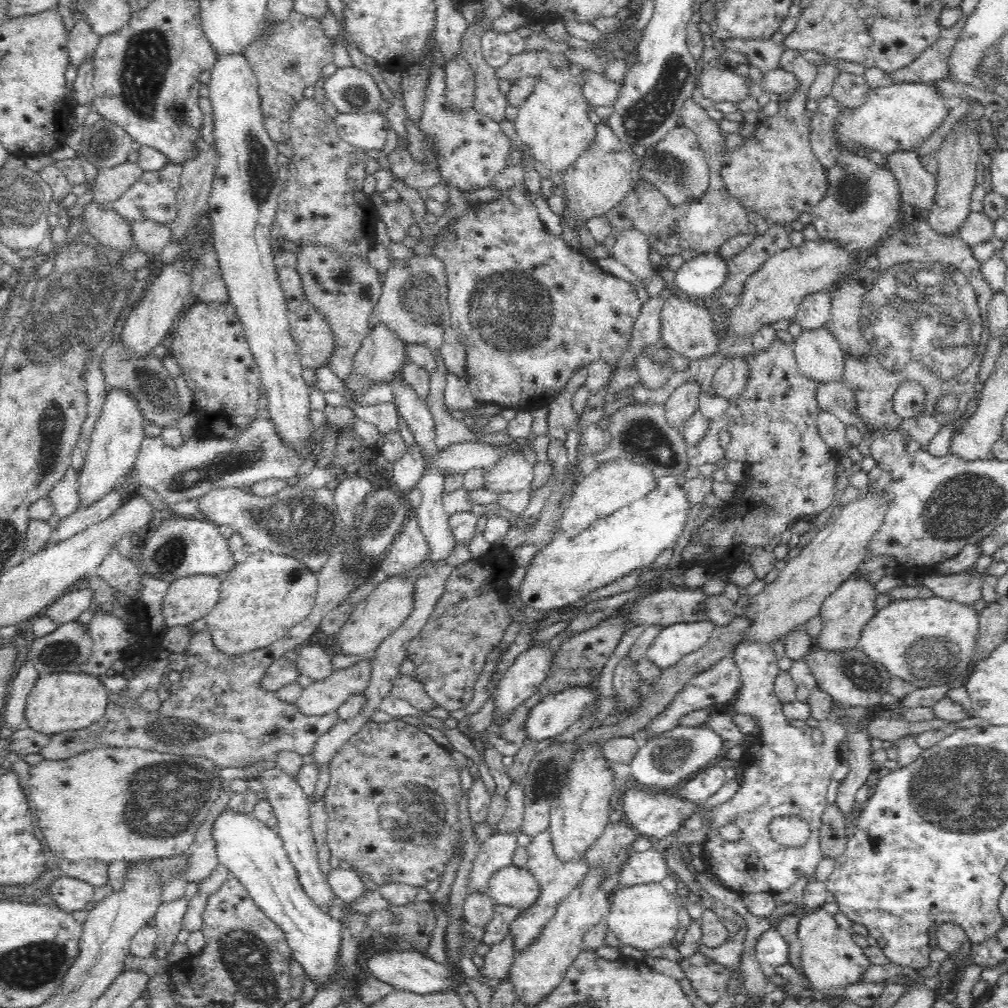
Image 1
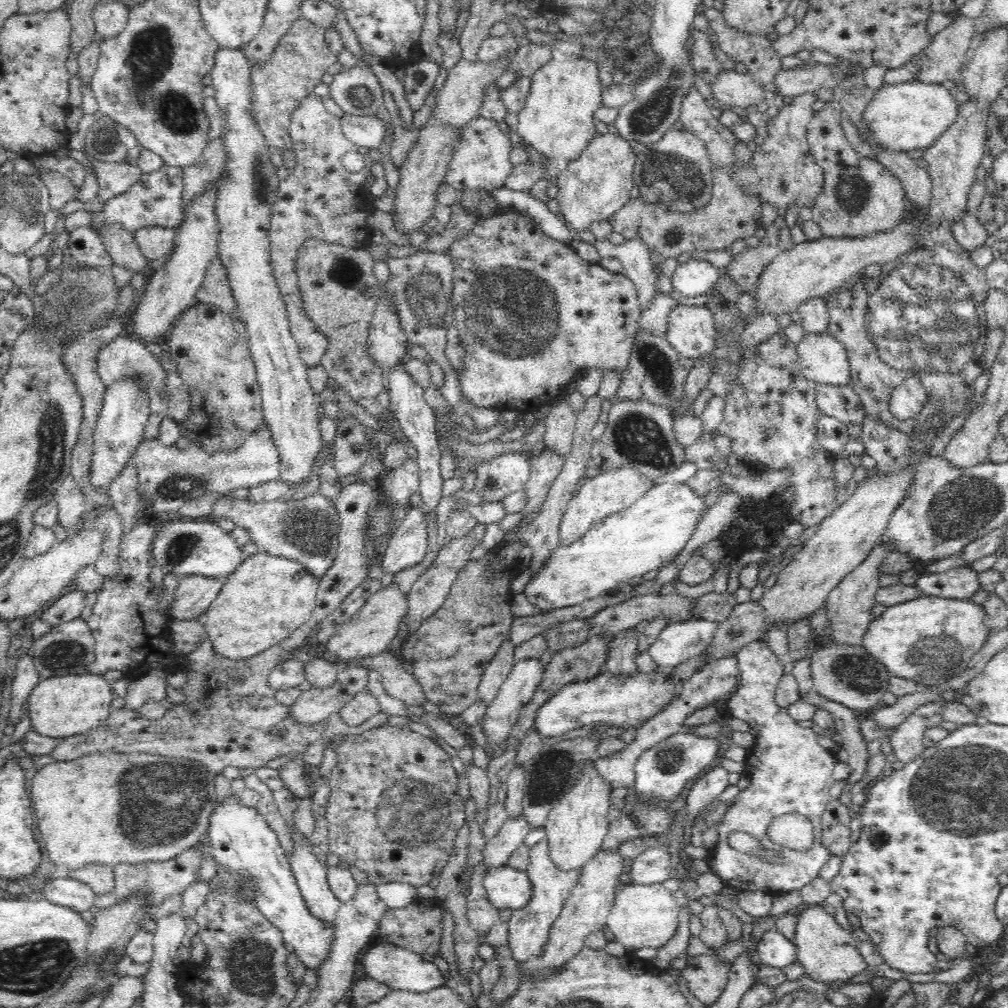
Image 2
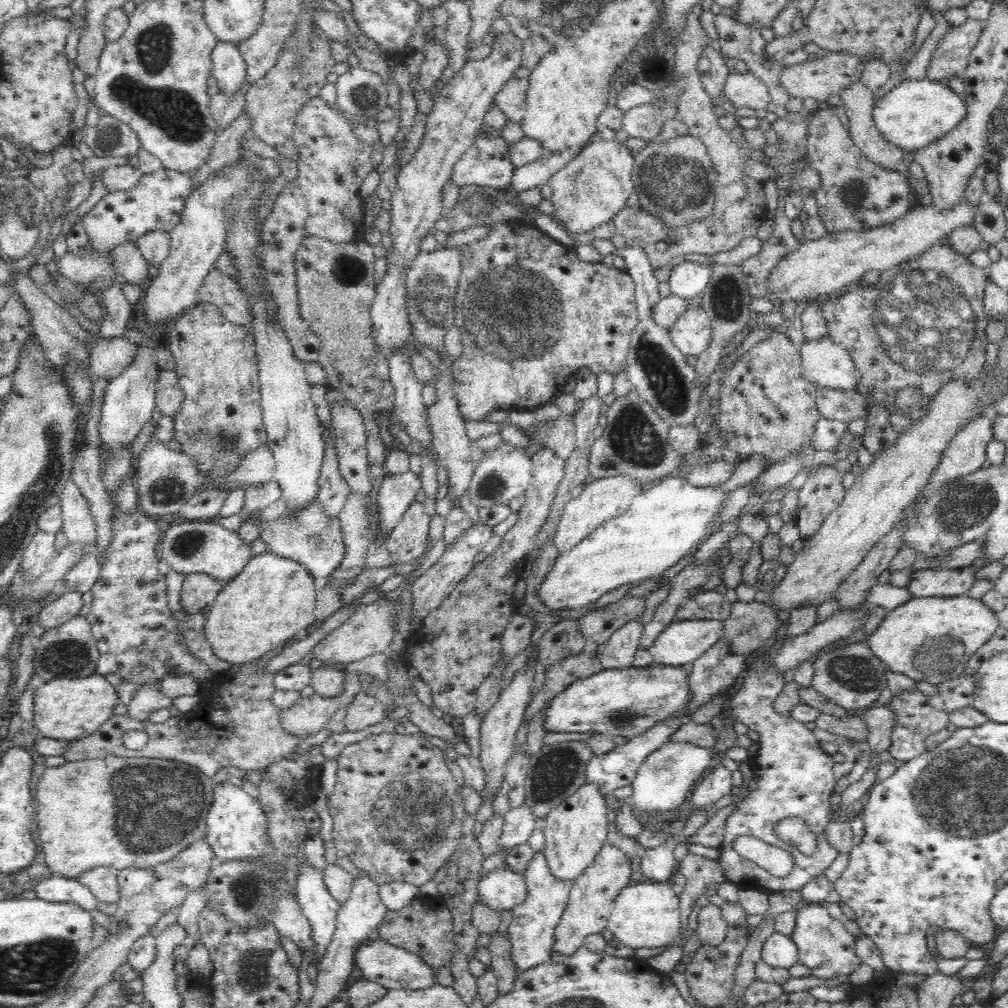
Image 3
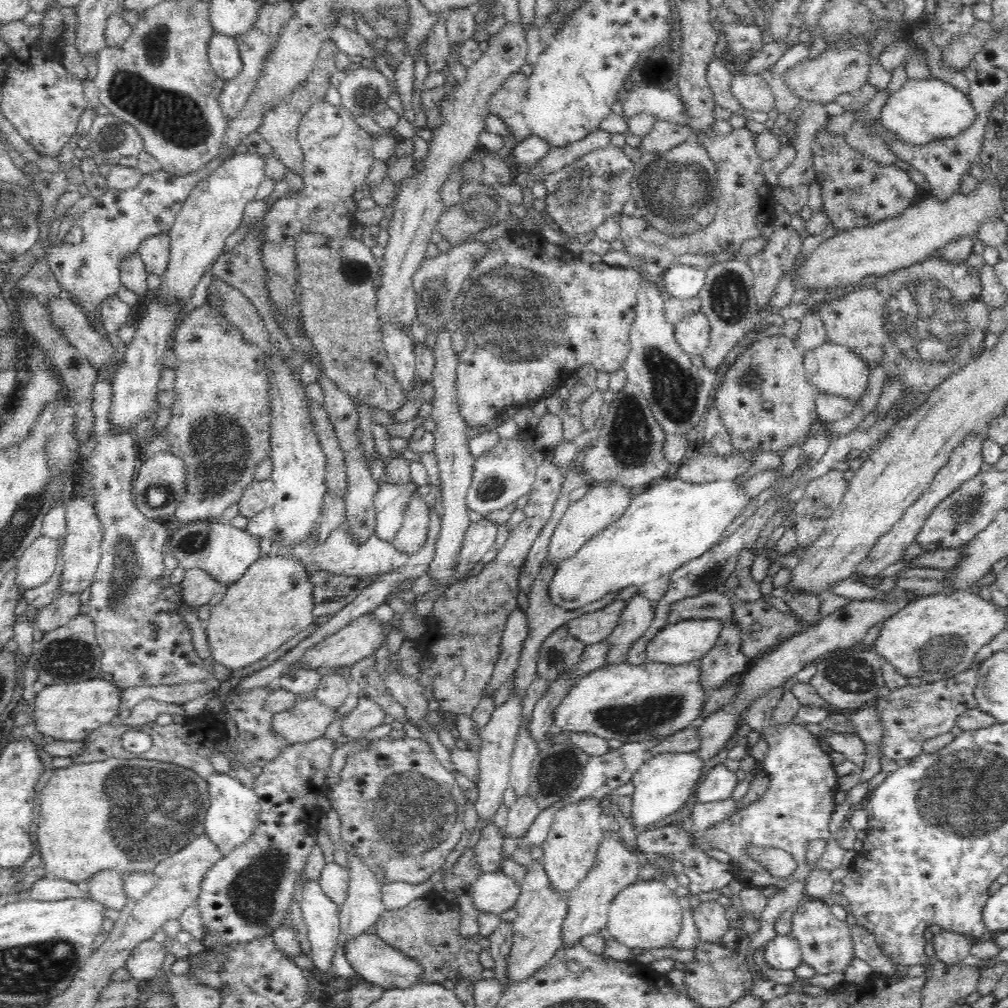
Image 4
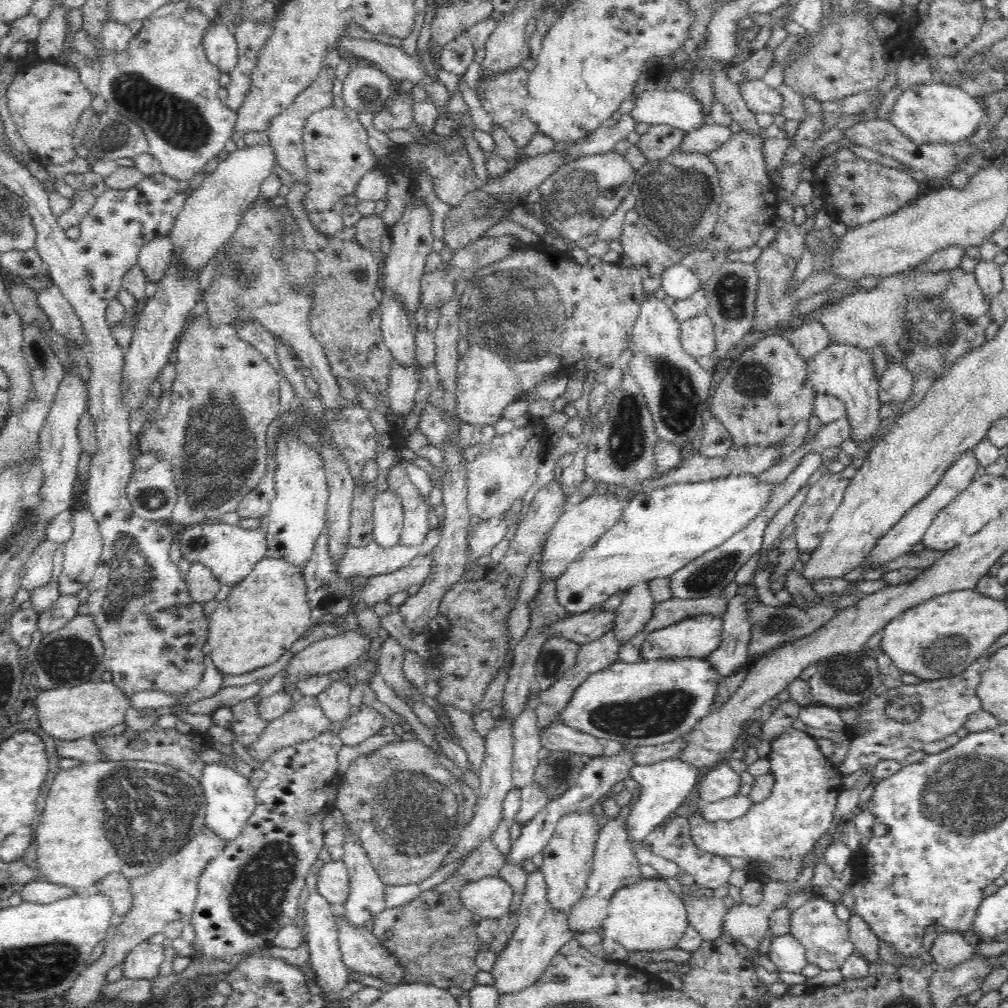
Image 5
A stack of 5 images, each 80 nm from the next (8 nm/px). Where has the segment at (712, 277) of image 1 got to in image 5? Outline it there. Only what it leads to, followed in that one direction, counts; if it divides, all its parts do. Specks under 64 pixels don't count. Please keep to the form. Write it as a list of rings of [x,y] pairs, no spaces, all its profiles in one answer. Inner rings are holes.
[[[682,263],[668,267],[661,280],[661,289],[665,294],[678,300],[692,296],[700,286],[702,282]]]

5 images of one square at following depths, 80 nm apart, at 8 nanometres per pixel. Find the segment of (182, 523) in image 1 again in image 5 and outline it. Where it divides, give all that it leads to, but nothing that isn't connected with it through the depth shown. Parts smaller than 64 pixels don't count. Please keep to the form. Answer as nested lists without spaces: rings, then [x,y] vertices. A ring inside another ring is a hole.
[[[219,521],[215,524],[201,522],[186,527],[176,536],[181,556],[192,564],[204,564],[221,584],[233,586],[248,577],[260,560],[268,556],[268,541],[264,529],[246,529]]]

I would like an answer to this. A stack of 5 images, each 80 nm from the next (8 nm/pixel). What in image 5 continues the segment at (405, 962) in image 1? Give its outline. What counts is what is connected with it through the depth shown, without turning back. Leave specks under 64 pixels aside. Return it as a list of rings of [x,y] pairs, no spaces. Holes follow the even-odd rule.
[[[332,906],[335,917],[337,918],[338,942],[340,945],[342,960],[344,964],[356,973],[364,973],[372,976],[379,976],[390,986],[406,983],[404,980],[405,970],[399,965],[397,958],[394,958],[386,947],[376,938],[373,931],[366,927],[356,927],[352,925],[346,915],[343,906]]]

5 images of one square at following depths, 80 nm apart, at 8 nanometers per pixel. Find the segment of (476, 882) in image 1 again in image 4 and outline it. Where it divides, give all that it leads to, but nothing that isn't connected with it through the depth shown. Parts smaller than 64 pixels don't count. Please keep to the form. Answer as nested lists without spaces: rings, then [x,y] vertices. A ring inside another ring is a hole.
[[[530,793],[518,798],[507,814],[505,837],[520,840],[528,832],[528,828],[536,820],[540,811],[540,806],[536,803],[534,796],[530,796]]]

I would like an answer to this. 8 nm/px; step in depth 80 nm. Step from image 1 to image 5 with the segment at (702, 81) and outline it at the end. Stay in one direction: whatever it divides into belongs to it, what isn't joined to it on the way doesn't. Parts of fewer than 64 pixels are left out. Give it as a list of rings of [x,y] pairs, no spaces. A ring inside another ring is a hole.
[[[762,79],[745,81],[738,85],[745,104],[755,114],[783,115],[784,100],[782,96],[767,86]]]

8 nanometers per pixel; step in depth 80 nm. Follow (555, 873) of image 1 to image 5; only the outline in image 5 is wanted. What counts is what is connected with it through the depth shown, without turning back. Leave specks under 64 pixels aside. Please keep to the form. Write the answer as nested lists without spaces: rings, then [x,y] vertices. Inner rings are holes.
[[[540,868],[528,875],[517,917],[512,938],[497,954],[492,970],[489,972],[492,976],[492,985],[496,987],[500,997],[532,986],[544,974],[551,960],[564,944],[579,935],[570,929],[569,915],[551,907],[544,875]]]

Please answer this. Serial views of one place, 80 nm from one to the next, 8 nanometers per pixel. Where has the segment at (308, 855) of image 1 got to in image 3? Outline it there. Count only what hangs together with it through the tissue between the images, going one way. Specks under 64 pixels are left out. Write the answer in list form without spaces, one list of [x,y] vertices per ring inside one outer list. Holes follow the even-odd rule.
[[[307,864],[297,876],[297,900],[311,924],[315,962],[326,956],[326,950],[336,932],[337,914],[341,903],[326,888],[323,869]]]

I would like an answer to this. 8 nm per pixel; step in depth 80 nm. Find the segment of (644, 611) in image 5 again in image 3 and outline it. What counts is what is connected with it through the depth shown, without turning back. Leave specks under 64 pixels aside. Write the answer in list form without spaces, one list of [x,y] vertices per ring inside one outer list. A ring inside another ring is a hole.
[[[632,618],[626,622],[626,626],[616,630],[605,645],[600,645],[596,650],[601,665],[605,669],[631,667],[644,628],[641,618]]]

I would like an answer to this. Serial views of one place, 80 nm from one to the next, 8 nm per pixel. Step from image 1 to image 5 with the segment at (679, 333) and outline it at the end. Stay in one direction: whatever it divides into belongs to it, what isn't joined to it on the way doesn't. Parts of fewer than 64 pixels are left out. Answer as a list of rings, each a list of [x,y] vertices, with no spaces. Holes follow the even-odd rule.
[[[707,313],[698,314],[681,324],[680,342],[684,350],[694,358],[712,355],[716,350],[716,335],[712,319]]]

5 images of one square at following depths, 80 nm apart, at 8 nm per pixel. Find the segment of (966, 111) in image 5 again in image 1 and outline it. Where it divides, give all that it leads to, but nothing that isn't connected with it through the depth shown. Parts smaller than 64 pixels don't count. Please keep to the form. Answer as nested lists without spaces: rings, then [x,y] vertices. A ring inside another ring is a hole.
[[[890,83],[872,89],[868,101],[856,111],[845,107],[841,109],[837,119],[837,138],[849,152],[859,155],[864,150],[878,151],[884,156],[915,151],[942,126],[948,115],[946,98],[934,86],[927,83]]]

